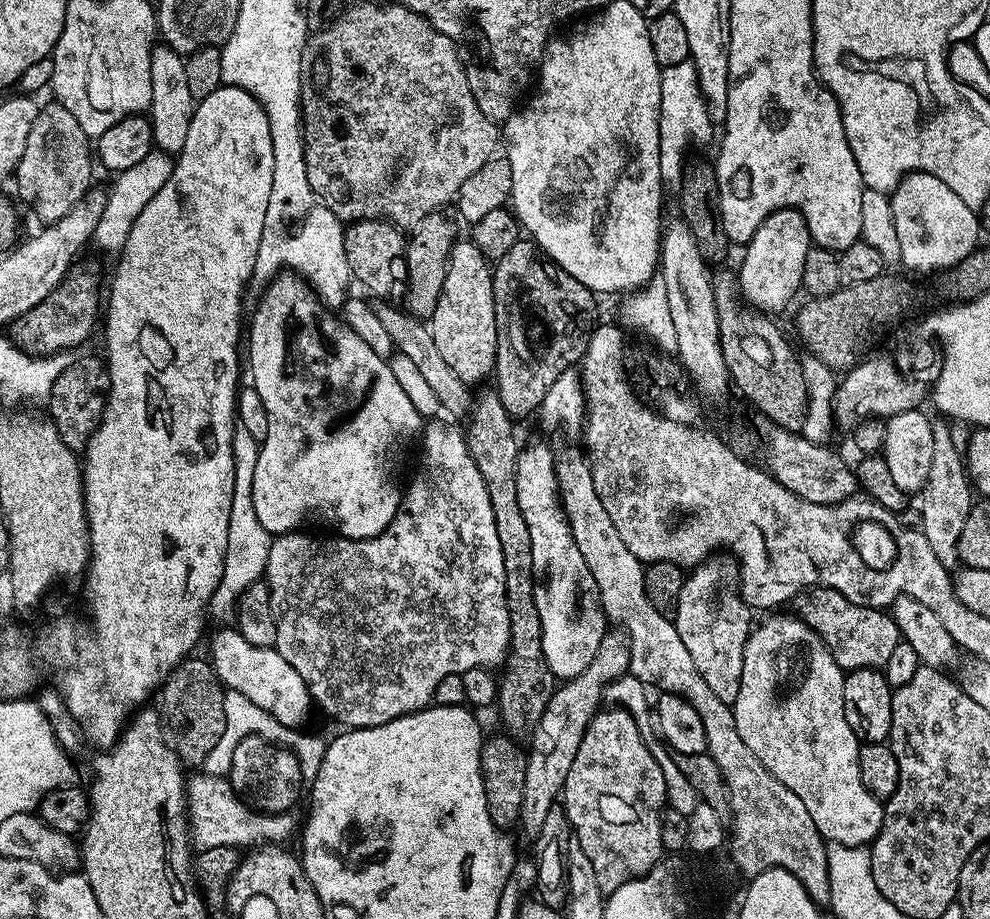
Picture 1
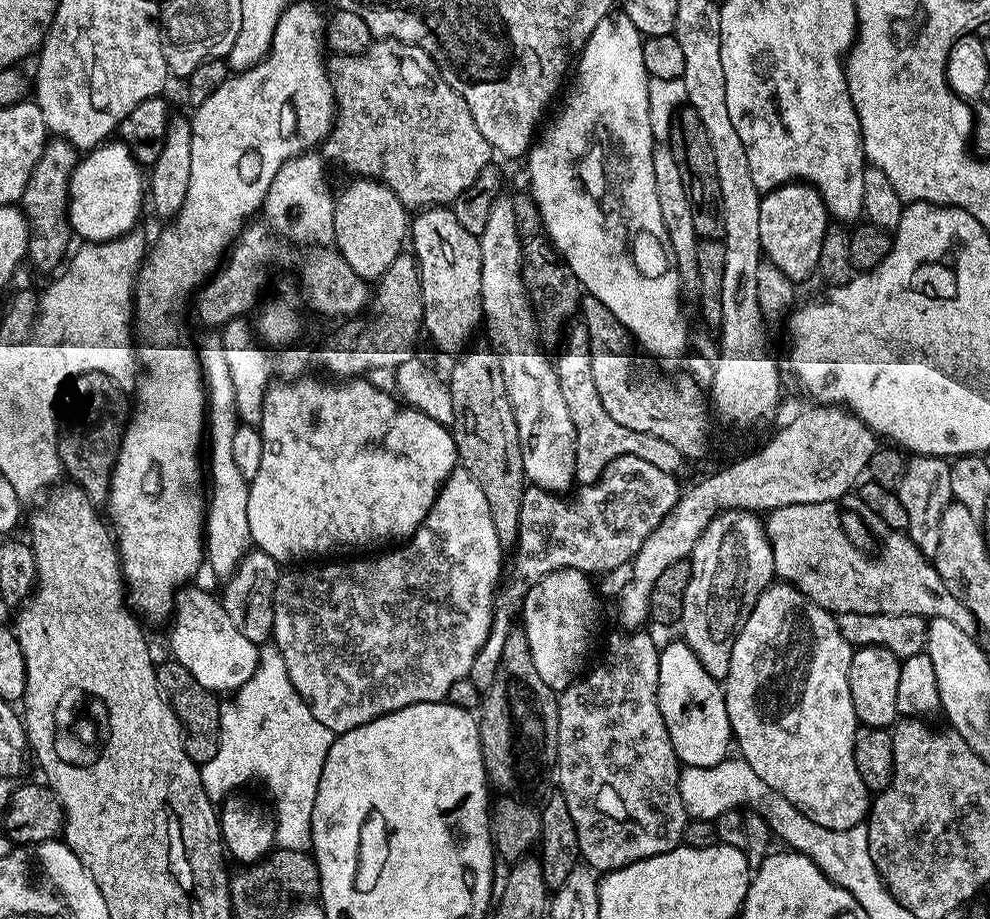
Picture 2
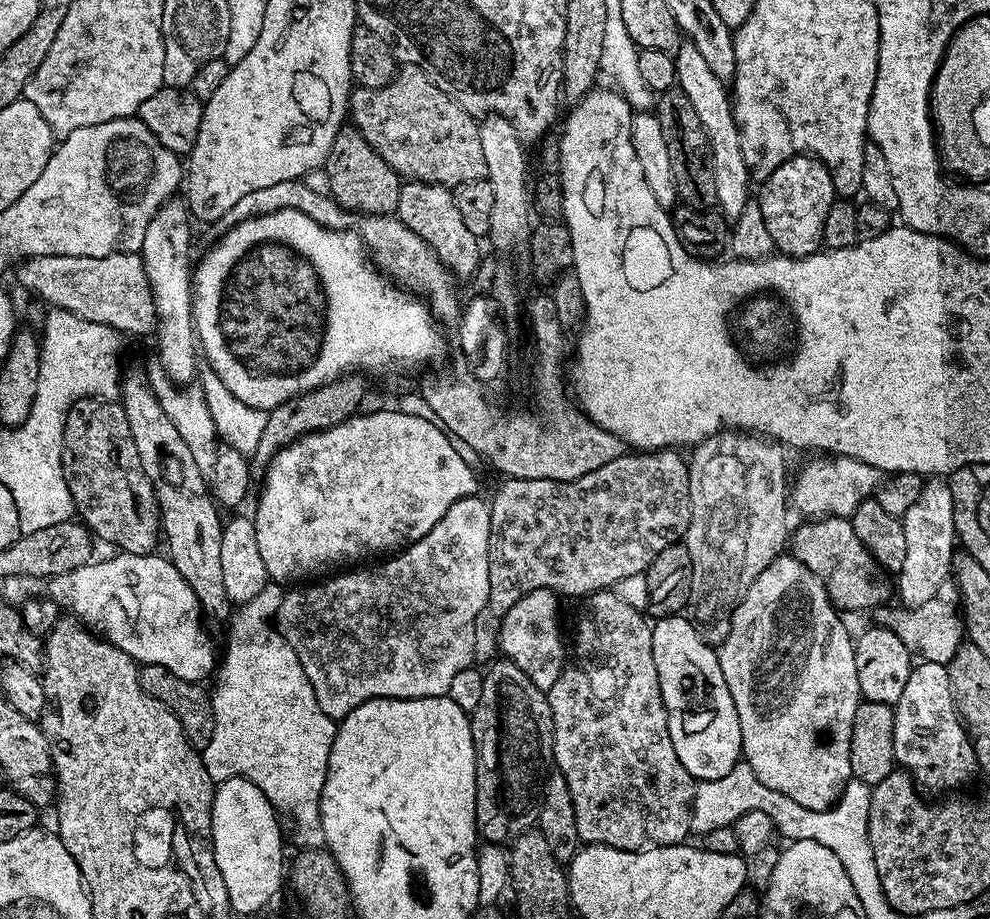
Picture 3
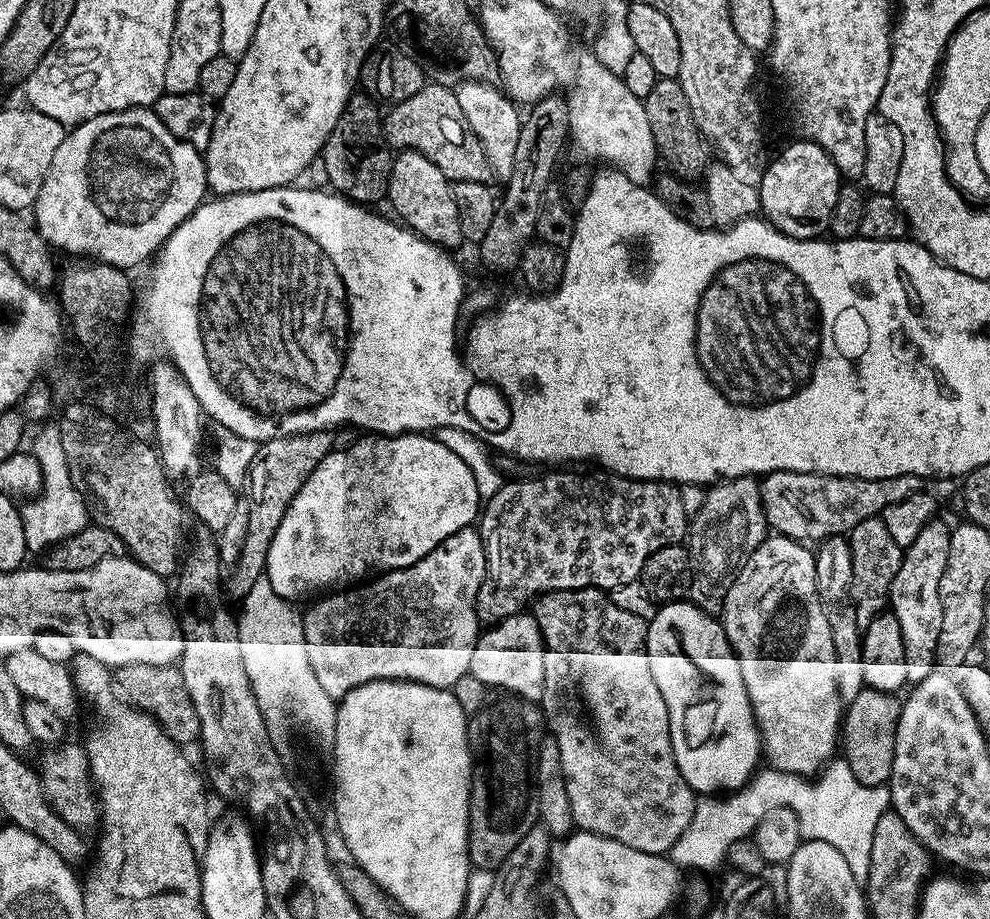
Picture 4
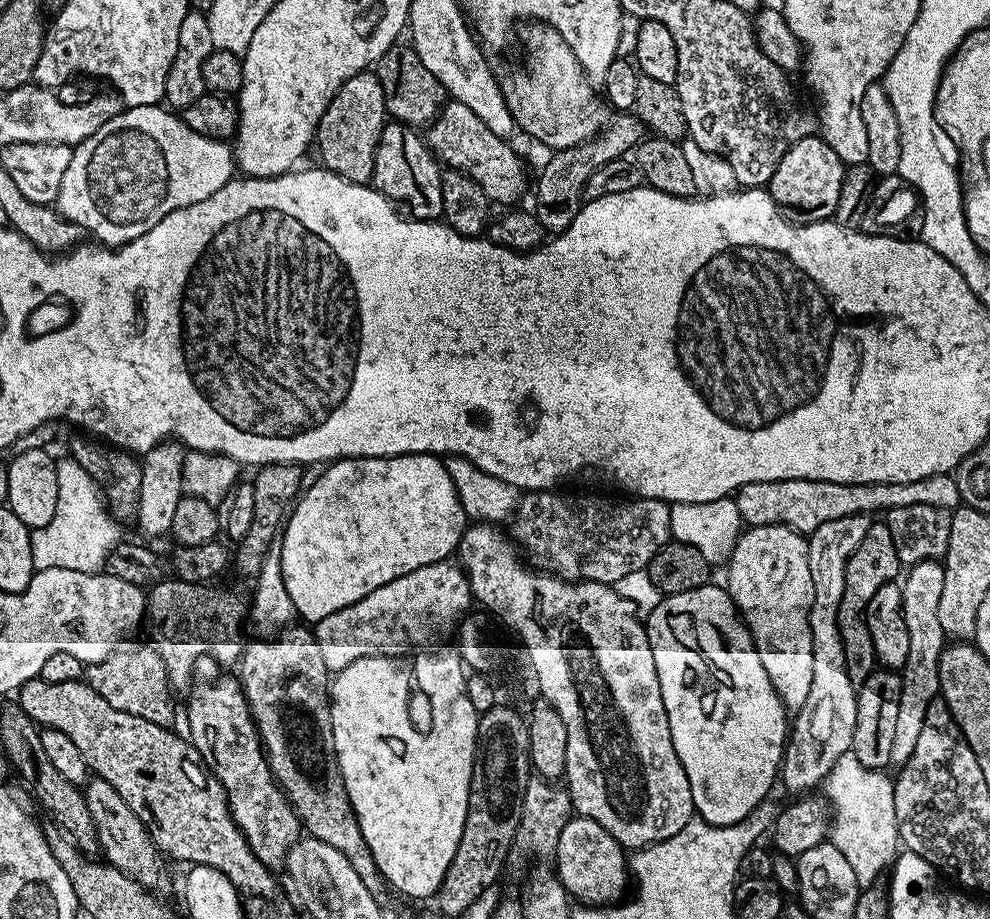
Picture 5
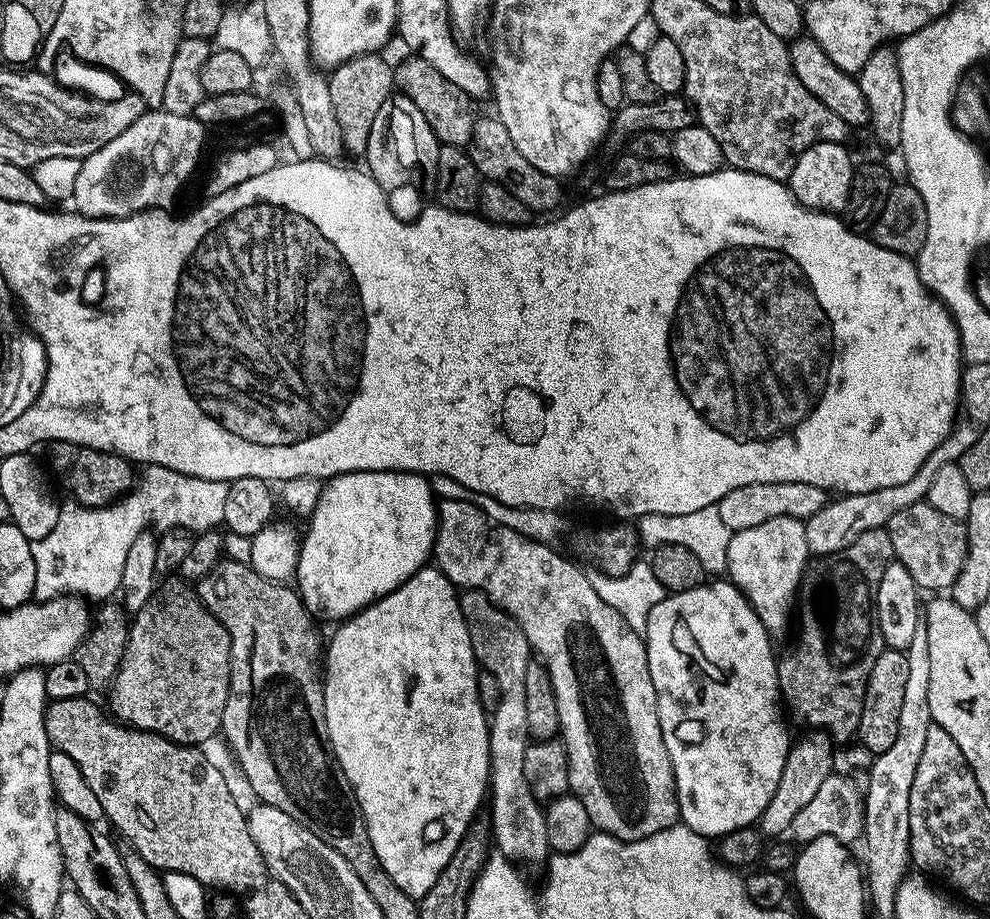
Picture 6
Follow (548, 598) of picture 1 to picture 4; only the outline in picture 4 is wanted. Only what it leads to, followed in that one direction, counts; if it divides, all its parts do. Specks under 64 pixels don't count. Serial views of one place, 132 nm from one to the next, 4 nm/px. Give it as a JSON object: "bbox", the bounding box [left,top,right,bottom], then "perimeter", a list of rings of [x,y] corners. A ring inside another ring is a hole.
{"bbox":[470,610,544,702],"perimeter":[[[521,610],[507,616],[502,622],[485,627],[470,657],[470,673],[492,690],[512,692],[533,702],[539,702],[544,693],[544,639],[535,615]]]}

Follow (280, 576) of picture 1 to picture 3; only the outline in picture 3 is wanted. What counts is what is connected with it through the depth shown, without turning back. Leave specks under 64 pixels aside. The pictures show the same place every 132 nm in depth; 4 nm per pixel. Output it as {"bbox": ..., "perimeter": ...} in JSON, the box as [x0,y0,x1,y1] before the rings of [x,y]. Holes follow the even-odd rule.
{"bbox":[47,494,490,722],"perimeter":[[[473,494],[454,502],[446,514],[442,514],[442,522],[430,530],[421,540],[407,545],[403,550],[397,551],[393,560],[385,564],[376,564],[373,568],[368,566],[356,566],[353,572],[341,571],[333,575],[325,584],[320,582],[308,582],[303,586],[293,587],[285,591],[281,606],[278,607],[274,623],[277,631],[284,636],[286,642],[293,647],[302,669],[314,688],[314,696],[318,700],[318,706],[324,714],[329,715],[337,722],[348,716],[362,702],[390,698],[391,700],[413,700],[414,698],[430,698],[431,696],[446,696],[450,690],[450,682],[454,674],[460,670],[466,670],[473,663],[474,654],[474,622],[478,618],[478,610],[486,606],[490,594],[490,562],[488,561],[488,539],[490,538],[490,507],[479,500],[479,495]],[[120,552],[112,554],[109,560],[97,559],[82,566],[81,568],[70,570],[68,573],[62,573],[61,576],[53,576],[47,581],[47,595],[55,604],[59,604],[65,613],[73,612],[77,616],[81,625],[87,626],[93,633],[99,634],[108,643],[118,646],[126,654],[130,654],[132,659],[140,664],[157,664],[158,666],[166,666],[166,670],[170,670],[170,674],[178,674],[178,678],[186,678],[197,682],[207,681],[207,676],[213,675],[214,669],[218,664],[218,652],[216,656],[216,648],[212,645],[212,640],[208,637],[208,632],[204,629],[205,621],[202,619],[200,611],[200,603],[194,594],[194,590],[190,590],[190,586],[186,582],[186,578],[182,578],[182,574],[178,574],[178,570],[172,564],[172,561],[160,554],[149,554],[147,556],[139,556],[138,554],[130,554],[129,552]]]}

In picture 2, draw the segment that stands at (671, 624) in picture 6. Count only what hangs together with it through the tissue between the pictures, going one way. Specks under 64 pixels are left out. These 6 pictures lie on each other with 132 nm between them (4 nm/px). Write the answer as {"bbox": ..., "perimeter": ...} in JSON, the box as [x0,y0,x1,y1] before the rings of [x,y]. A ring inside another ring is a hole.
{"bbox":[656,638,734,766],"perimeter":[[[676,638],[673,644],[663,645],[660,648],[660,665],[658,666],[658,690],[656,691],[656,697],[658,698],[658,706],[660,707],[660,713],[662,718],[666,722],[666,730],[670,734],[670,743],[674,746],[676,756],[680,759],[681,765],[684,766],[718,766],[718,762],[729,759],[731,749],[734,744],[734,737],[732,735],[732,723],[730,718],[726,714],[726,698],[724,697],[724,690],[721,681],[716,680],[710,674],[706,674],[706,666],[702,666],[702,662],[698,662],[698,658],[694,654],[694,650],[690,650],[690,646],[685,644],[683,639]]]}

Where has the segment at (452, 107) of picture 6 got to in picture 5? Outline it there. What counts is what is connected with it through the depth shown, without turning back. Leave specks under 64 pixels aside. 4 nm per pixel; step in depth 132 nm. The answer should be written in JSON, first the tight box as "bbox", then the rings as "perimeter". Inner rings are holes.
{"bbox":[374,43,446,126],"perimeter":[[[407,43],[393,44],[375,65],[374,71],[382,86],[384,111],[393,121],[409,126],[427,126],[440,115],[446,103],[442,82],[422,66],[418,54]]]}

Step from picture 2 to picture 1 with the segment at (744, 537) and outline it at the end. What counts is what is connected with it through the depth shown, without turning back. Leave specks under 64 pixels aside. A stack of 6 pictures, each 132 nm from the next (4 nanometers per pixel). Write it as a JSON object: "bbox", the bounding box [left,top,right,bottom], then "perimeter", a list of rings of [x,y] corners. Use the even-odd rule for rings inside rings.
{"bbox":[674,554,754,706],"perimeter":[[[713,554],[703,564],[697,564],[687,573],[682,594],[678,594],[674,623],[690,658],[694,658],[694,666],[698,666],[698,674],[706,678],[706,686],[710,686],[710,690],[714,690],[714,694],[718,694],[718,698],[722,698],[722,702],[729,706],[738,698],[738,686],[742,686],[744,647],[754,624],[752,616],[753,609],[749,608],[740,595],[740,566],[735,556]]]}

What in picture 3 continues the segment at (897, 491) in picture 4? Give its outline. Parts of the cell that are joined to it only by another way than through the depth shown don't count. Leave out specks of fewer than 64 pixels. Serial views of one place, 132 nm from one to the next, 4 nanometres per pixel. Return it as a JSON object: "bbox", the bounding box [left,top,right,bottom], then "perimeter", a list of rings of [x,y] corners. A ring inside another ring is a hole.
{"bbox":[790,456,882,520],"perimeter":[[[832,456],[831,458],[812,458],[816,460],[812,460],[808,465],[805,466],[804,469],[801,470],[800,473],[795,473],[794,479],[790,484],[790,504],[793,509],[796,508],[798,511],[804,515],[804,518],[808,520],[821,520],[822,518],[826,518],[827,516],[842,516],[845,518],[851,518],[854,514],[854,510],[858,510],[858,506],[862,506],[862,502],[866,502],[867,500],[873,499],[875,497],[877,490],[879,490],[880,485],[882,483],[882,473],[879,472],[877,468],[874,466],[870,466],[866,462],[858,462],[854,458],[850,458],[849,456]]]}

